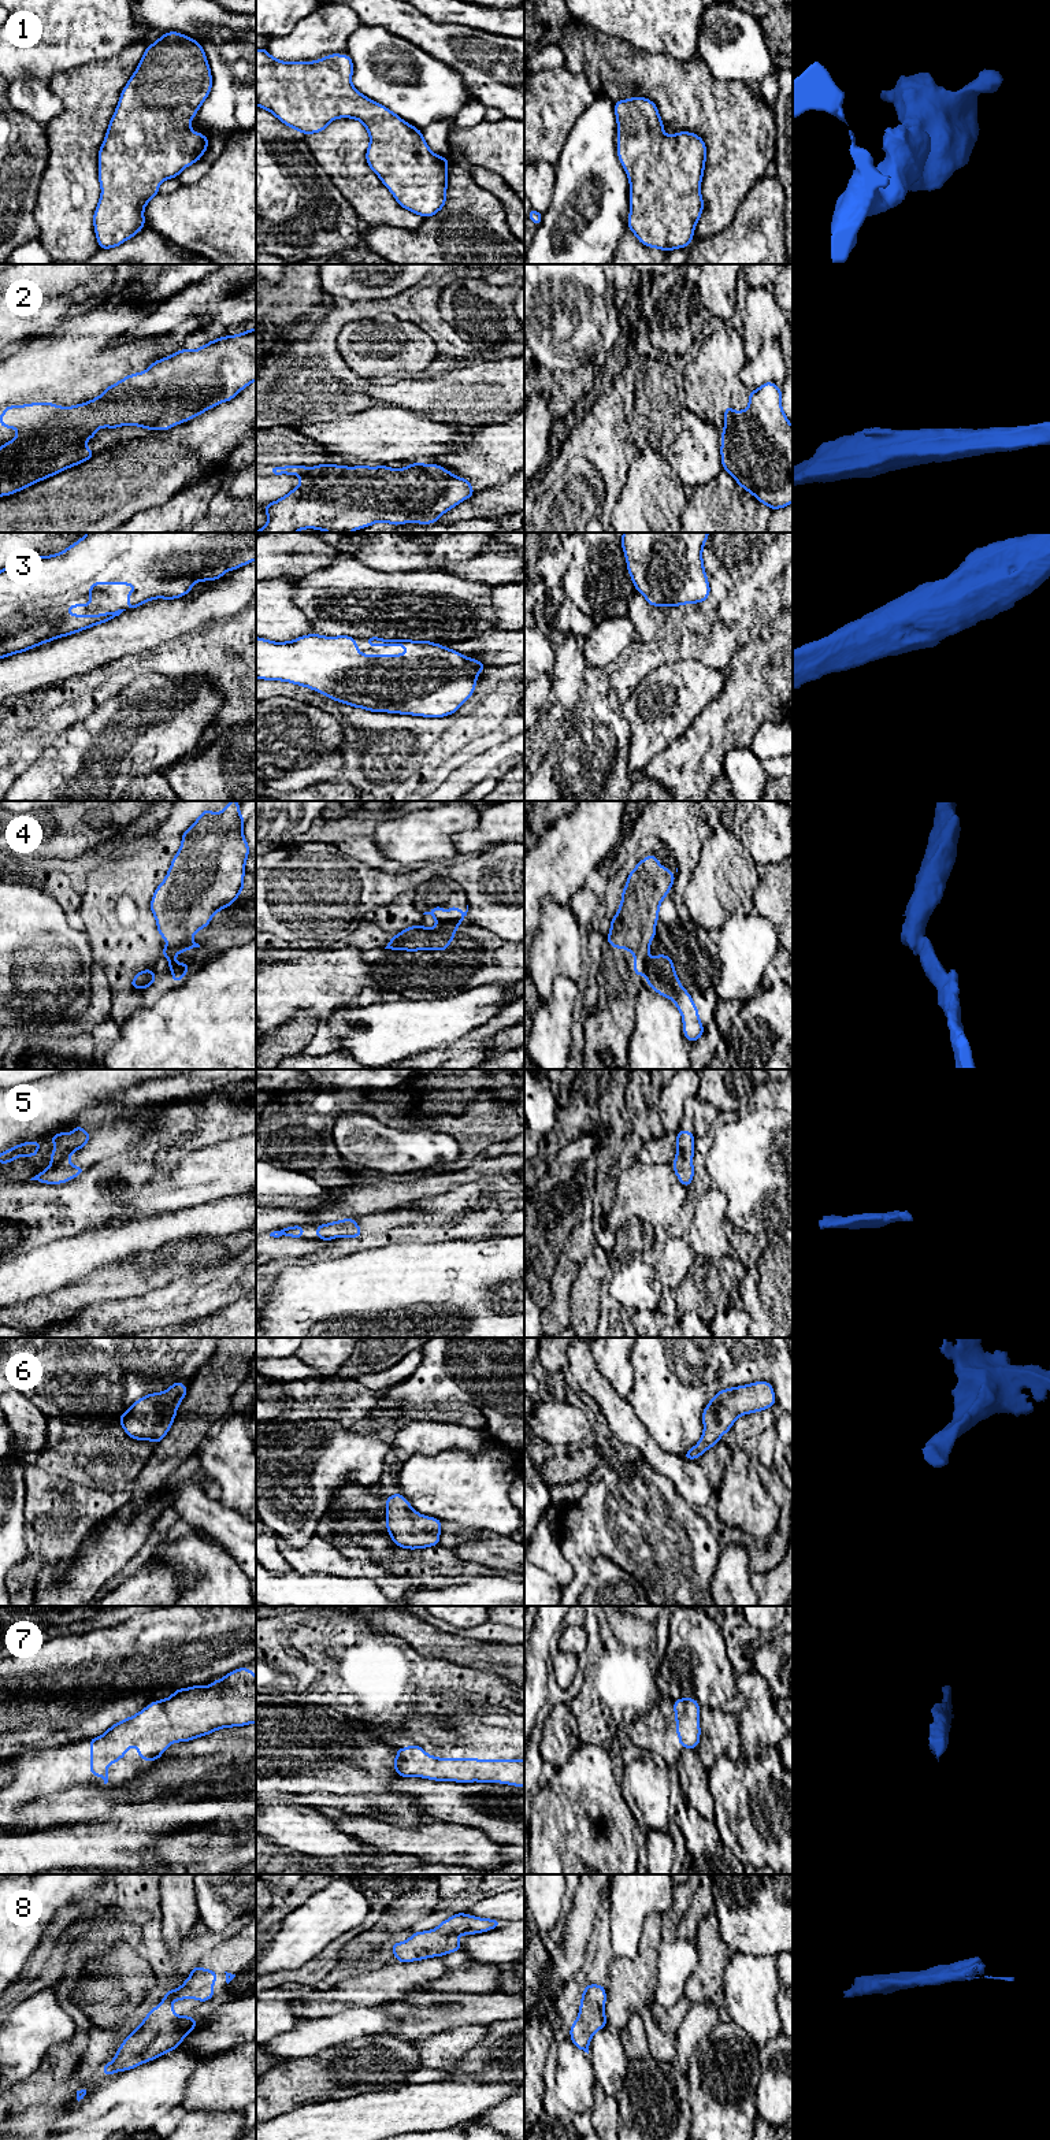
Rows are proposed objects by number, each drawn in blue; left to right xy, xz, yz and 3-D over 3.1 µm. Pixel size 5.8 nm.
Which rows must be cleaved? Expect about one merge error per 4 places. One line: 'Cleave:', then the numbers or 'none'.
Cleave: 2, 4

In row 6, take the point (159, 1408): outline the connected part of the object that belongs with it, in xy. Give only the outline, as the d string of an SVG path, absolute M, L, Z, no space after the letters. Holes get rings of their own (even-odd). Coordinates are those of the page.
M175 1381L162 1392L148 1394L136 1401L119 1418L130 1439L153 1440L157 1444L168 1432L188 1386Z

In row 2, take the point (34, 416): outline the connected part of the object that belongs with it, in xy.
M100 396L73 407L59 407L53 403L10 405L0 415L0 424L5 429L53 433L60 422L81 424Z

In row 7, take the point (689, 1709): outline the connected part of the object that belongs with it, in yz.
M695 1698L674 1700L676 1733L679 1736L679 1744L683 1748L697 1748L700 1744L700 1714L701 1706Z

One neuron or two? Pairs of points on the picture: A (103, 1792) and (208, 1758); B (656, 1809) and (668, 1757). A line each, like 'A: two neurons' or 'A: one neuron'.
A: one neuron
B: two neurons

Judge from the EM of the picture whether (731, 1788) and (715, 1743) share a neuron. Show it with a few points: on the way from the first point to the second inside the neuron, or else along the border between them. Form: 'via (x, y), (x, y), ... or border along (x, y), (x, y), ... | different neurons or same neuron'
border along (742, 1755), (737, 1760), (720, 1757), (708, 1771) | different neurons

